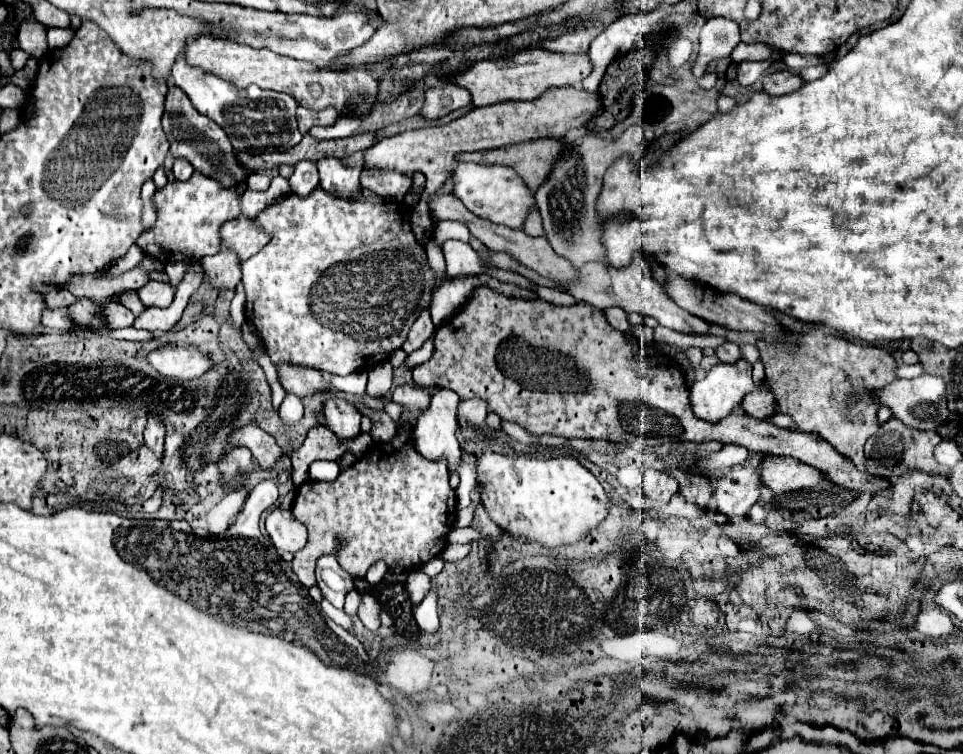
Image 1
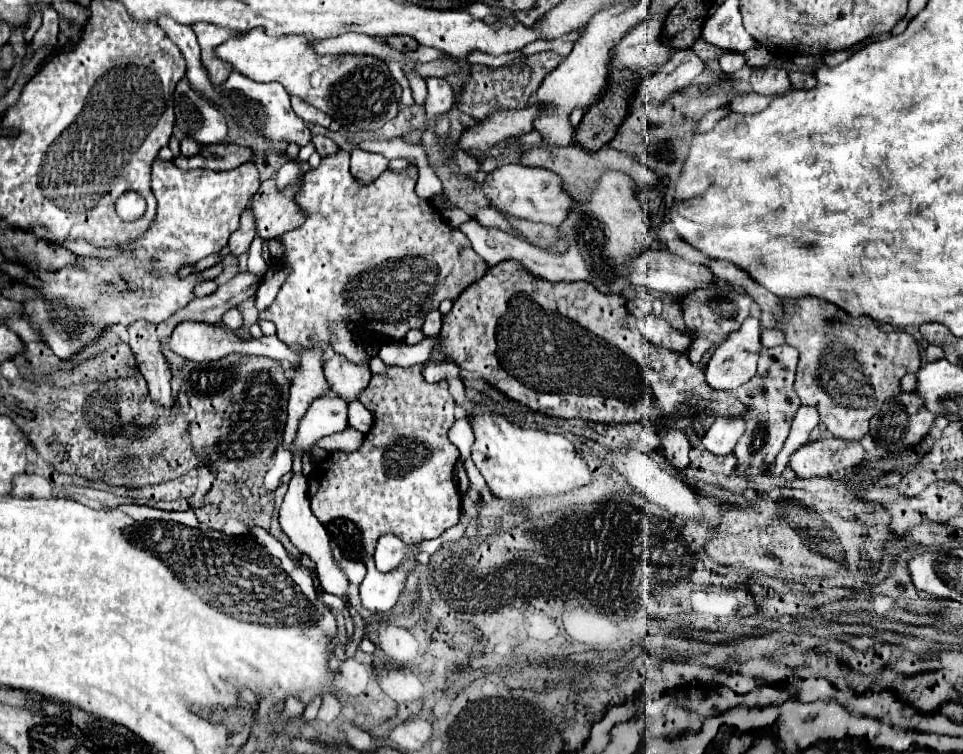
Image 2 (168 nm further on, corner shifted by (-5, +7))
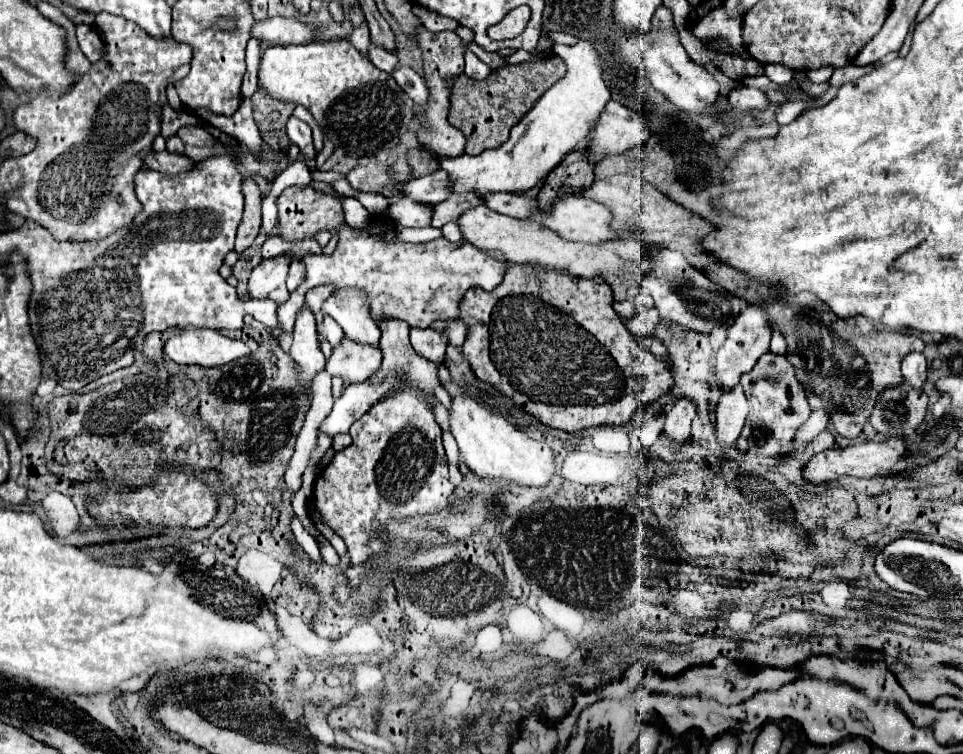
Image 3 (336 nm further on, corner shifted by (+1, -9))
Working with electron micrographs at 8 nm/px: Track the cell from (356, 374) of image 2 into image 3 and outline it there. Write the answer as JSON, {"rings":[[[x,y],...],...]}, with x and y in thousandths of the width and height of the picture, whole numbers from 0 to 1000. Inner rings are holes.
{"rings":[[[360,446],[354,448],[352,459],[346,464],[346,472],[340,477],[340,491],[344,499],[356,499],[358,509],[369,509],[387,499],[396,485],[398,467],[385,456],[367,456]]]}

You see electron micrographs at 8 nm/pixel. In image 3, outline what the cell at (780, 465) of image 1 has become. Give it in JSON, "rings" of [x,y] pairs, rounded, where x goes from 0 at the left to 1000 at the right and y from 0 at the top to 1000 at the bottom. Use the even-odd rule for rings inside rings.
{"rings":[[[923,578],[917,584],[902,584],[894,589],[886,589],[880,594],[865,594],[855,597],[842,607],[836,618],[836,634],[844,642],[865,642],[873,631],[888,631],[888,634],[904,634],[913,629],[923,629],[927,618],[942,602],[942,578]]]}

